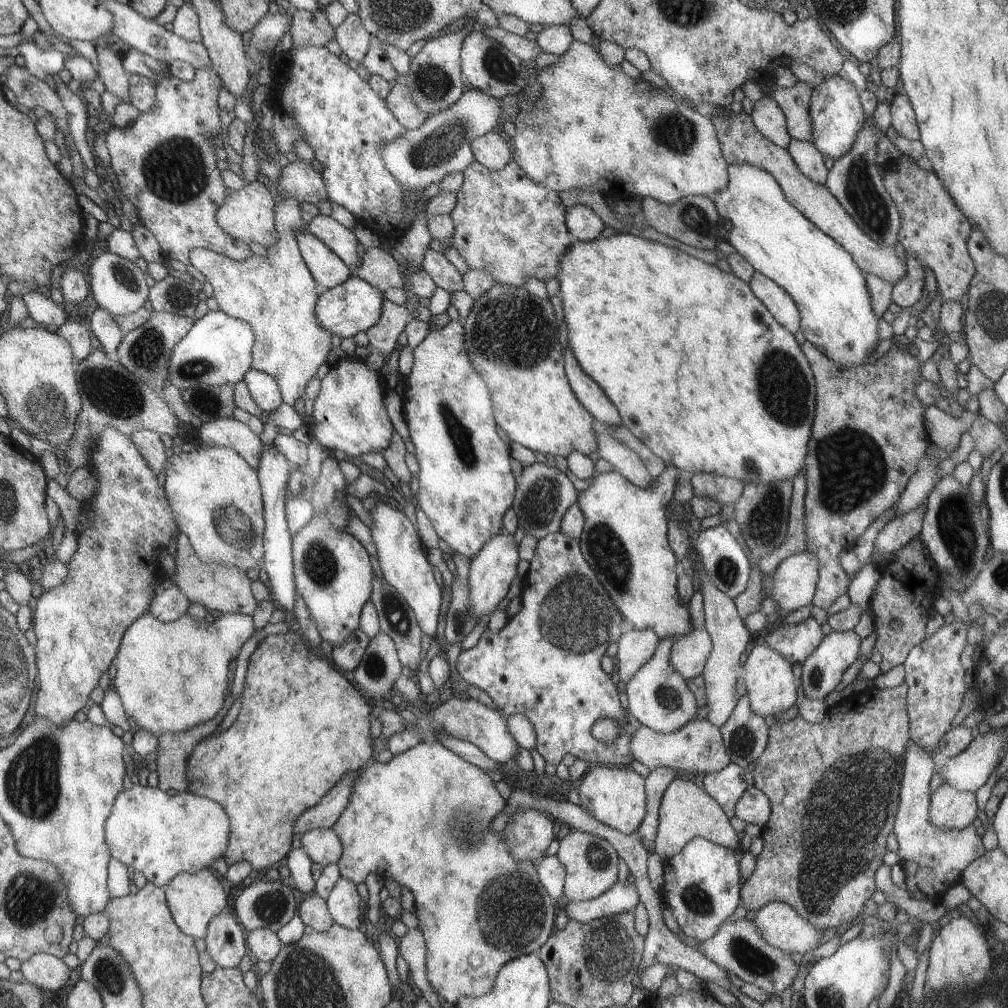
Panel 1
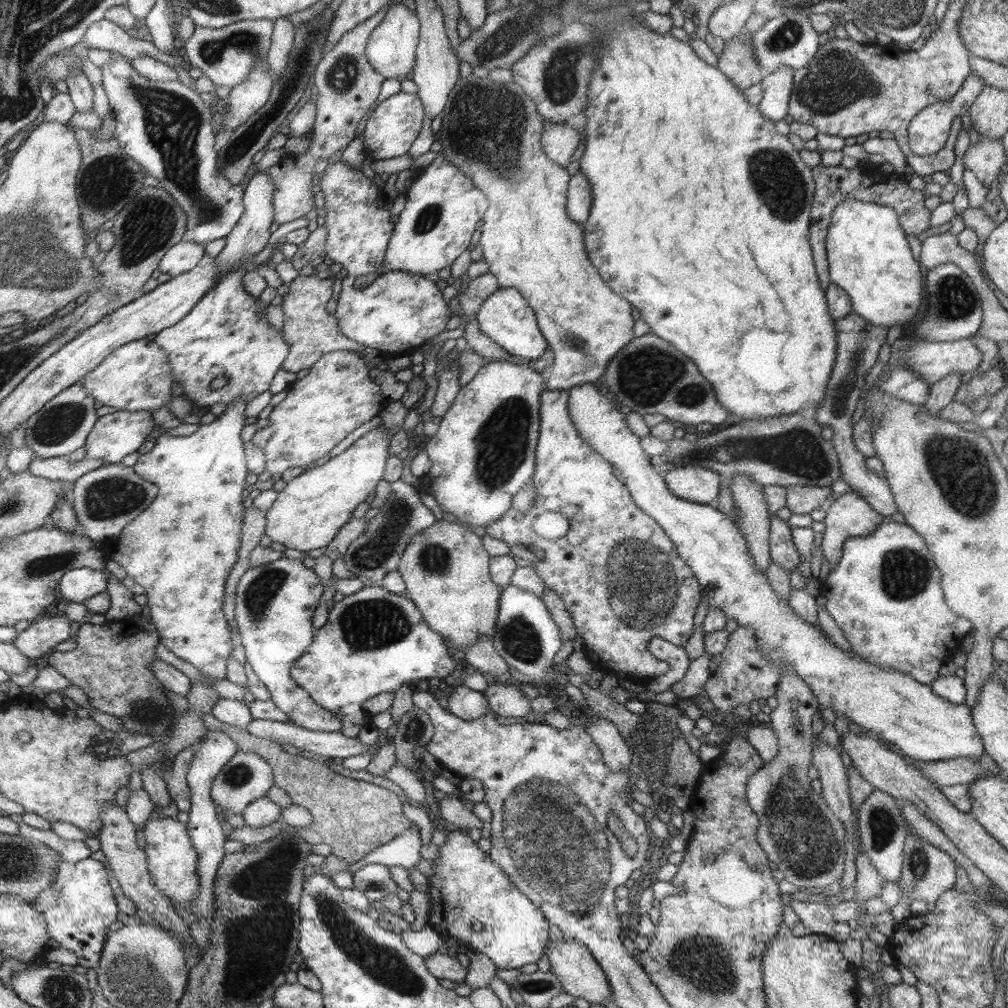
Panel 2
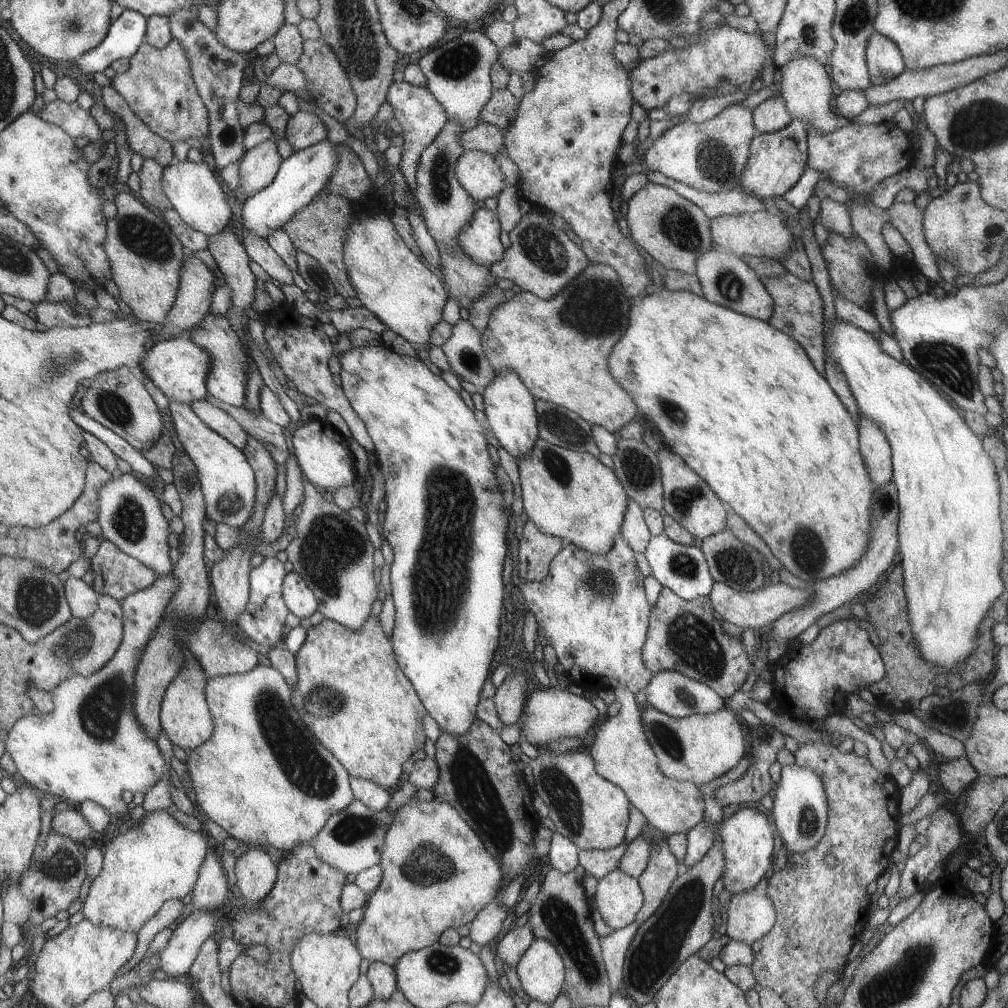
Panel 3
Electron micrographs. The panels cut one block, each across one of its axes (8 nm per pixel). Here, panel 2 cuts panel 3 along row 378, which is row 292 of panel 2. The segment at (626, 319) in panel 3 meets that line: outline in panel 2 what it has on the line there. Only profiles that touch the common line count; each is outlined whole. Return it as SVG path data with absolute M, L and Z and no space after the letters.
M468 76L468 78L459 78L457 84L454 84L452 92L448 95L445 109L442 110L440 116L443 118L441 126L440 140L437 144L439 154L446 158L448 162L455 163L464 174L467 174L480 190L491 201L491 208L483 216L481 230L482 236L478 245L482 247L483 259L489 264L489 271L495 274L498 279L498 288L516 288L523 295L531 307L538 315L539 327L546 336L547 344L552 349L555 359L550 369L550 377L548 378L548 390L565 390L569 391L575 386L580 386L586 383L593 383L602 376L607 366L611 362L611 358L623 349L630 341L634 340L634 318L632 318L632 304L628 299L620 297L612 291L608 286L606 279L596 270L594 263L590 259L590 255L586 249L586 239L584 238L583 224L577 223L571 215L566 214L566 194L568 194L568 184L571 184L570 174L554 164L554 161L548 159L546 152L543 150L542 138L545 131L546 120L538 111L536 103L517 83L511 82L496 82L491 76L486 78L477 78L476 76Z

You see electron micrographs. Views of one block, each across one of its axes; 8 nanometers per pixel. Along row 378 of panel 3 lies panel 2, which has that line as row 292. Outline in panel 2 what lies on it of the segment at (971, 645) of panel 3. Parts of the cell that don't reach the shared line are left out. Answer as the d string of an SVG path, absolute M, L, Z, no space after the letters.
M856 199L845 200L835 208L827 236L827 255L831 269L831 281L842 288L852 299L853 312L865 318L874 326L901 326L909 328L915 322L916 314L925 304L925 274L921 264L914 260L908 246L906 234L900 228L898 212L892 207L862 202Z

